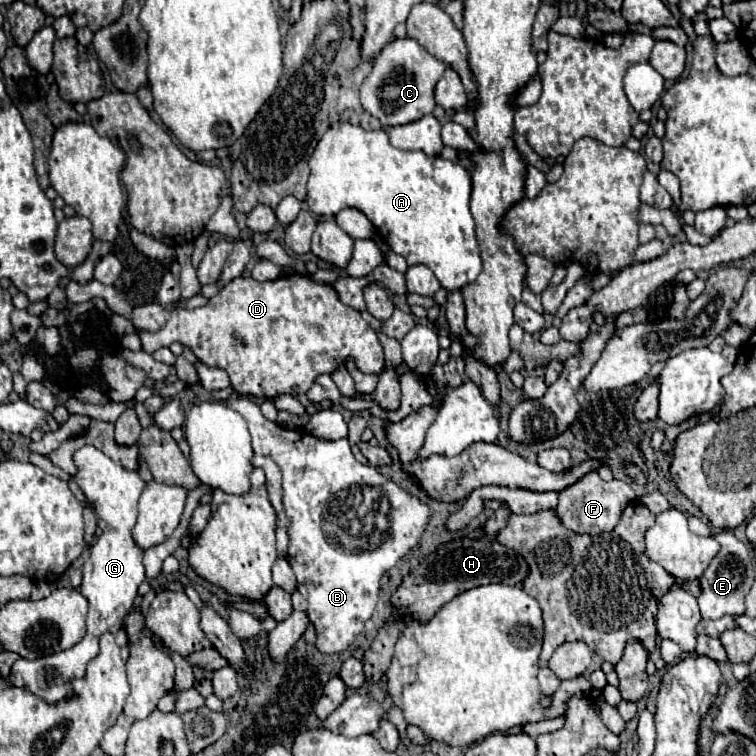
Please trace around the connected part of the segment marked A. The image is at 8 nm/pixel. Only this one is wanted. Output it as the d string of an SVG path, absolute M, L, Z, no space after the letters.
M334 123L318 141L310 157L310 177L306 205L312 213L330 217L344 207L360 209L376 227L378 235L390 245L390 249L402 255L408 265L426 265L438 277L446 291L458 291L464 285L476 281L482 269L480 251L476 243L476 223L470 213L472 177L470 173L440 155L430 157L422 151L402 151L390 145L384 129L366 131L352 123Z

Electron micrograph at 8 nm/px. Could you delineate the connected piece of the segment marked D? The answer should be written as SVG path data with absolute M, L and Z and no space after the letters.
M298 273L282 275L266 283L260 283L252 277L236 277L228 285L224 285L224 289L216 297L212 297L206 307L176 307L170 313L168 323L158 333L140 331L140 339L144 351L148 353L161 347L169 347L171 343L178 341L208 367L226 369L236 393L268 399L282 393L306 393L318 375L332 373L338 365L344 363L346 357L352 357L362 373L380 373L384 367L382 345L376 337L376 331L362 319L362 315L344 305L330 285L316 283L308 279L308 275Z

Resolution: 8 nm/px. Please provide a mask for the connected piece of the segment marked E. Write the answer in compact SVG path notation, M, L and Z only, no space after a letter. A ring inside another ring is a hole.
M718 531L716 541L720 543L718 555L710 561L708 569L700 577L702 595L698 597L698 605L704 619L720 619L722 615L742 615L744 613L744 597L748 595L754 583L754 565L748 553L748 547L736 539L730 531Z

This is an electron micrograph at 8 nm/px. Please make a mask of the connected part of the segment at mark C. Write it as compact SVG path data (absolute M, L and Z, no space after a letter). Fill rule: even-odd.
M394 39L390 41L374 59L374 69L364 79L360 87L362 107L376 117L382 127L388 125L406 125L412 123L436 107L434 87L444 75L446 65L434 59L424 47L420 47L414 39ZM382 79L382 81L378 81Z

